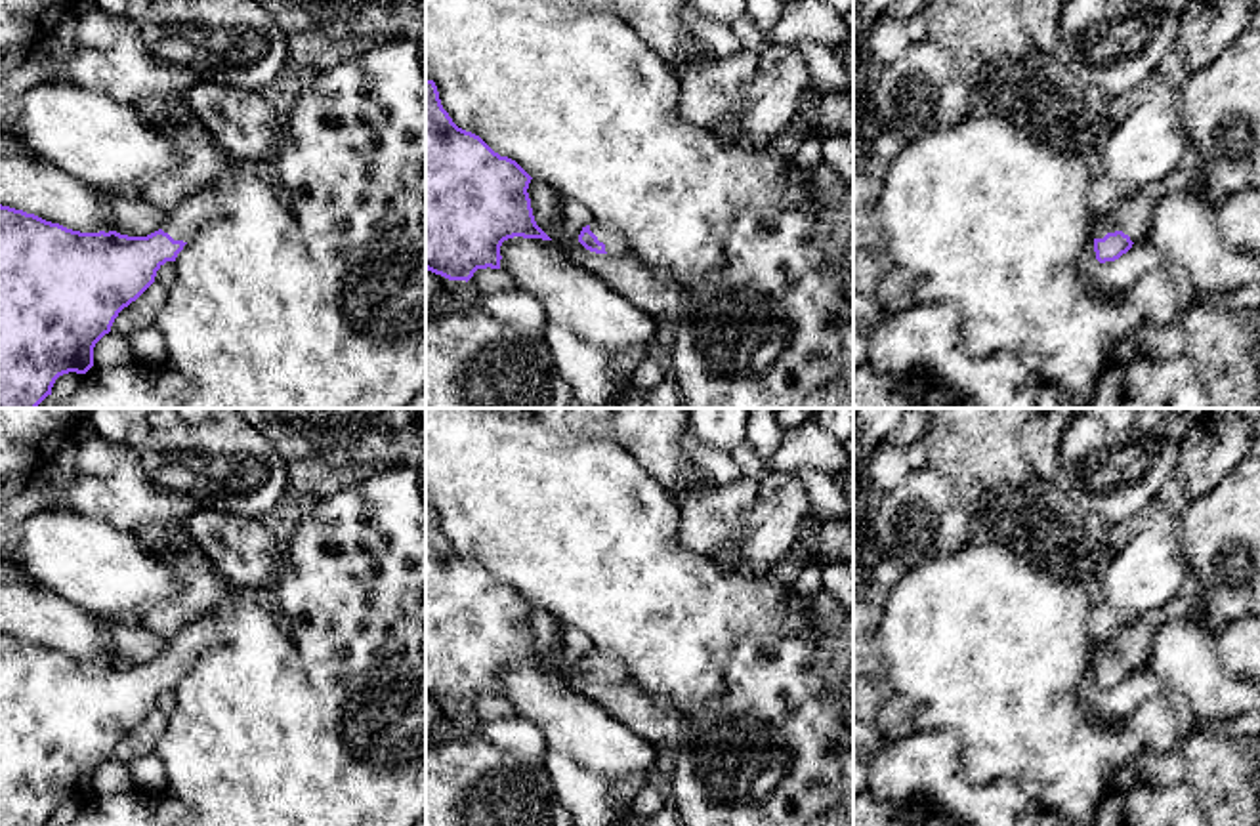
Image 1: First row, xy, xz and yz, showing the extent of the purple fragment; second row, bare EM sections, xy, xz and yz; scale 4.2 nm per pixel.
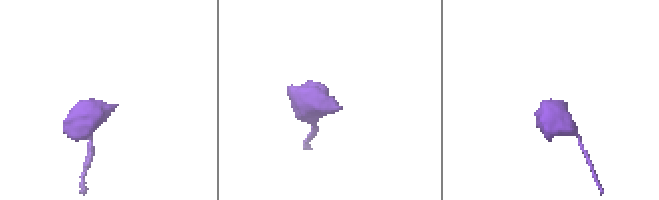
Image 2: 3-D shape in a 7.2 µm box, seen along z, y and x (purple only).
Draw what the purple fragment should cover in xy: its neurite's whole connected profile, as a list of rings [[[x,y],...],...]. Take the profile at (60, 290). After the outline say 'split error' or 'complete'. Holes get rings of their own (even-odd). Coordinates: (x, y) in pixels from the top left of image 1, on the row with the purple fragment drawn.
[[[214,183],[183,198],[162,227],[147,237],[116,231],[80,233],[0,204],[0,408],[36,408],[52,395],[59,376],[86,374],[94,366],[95,343],[111,332],[118,313],[155,282],[157,271],[166,261],[176,261],[212,216],[216,216]]]; split error

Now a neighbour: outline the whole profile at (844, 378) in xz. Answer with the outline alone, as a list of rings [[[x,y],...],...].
[[[853,317],[840,320],[840,340],[840,372],[827,387],[853,393]]]

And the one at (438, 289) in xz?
[[[426,269],[426,313],[439,307],[443,299],[458,294],[460,288],[452,280]]]

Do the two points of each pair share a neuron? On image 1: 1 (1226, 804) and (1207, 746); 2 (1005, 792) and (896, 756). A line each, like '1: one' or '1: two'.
1: one
2: one

